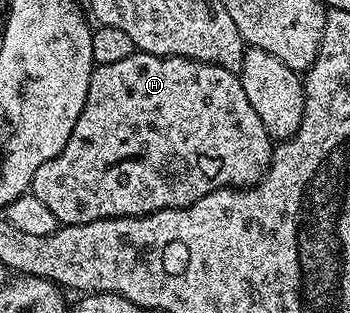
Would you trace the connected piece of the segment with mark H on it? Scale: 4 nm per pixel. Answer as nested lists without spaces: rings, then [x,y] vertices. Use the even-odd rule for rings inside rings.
[[[135,50],[135,52],[134,52],[134,54],[132,54],[132,55],[129,55],[129,56],[128,56],[128,57],[124,57],[124,61],[122,61],[122,65],[118,65],[118,75],[120,75],[120,71],[122,71],[122,67],[132,67],[132,93],[134,93],[134,95],[132,95],[132,101],[128,101],[128,99],[126,99],[126,95],[124,95],[124,97],[122,97],[122,99],[124,99],[124,101],[118,101],[118,103],[120,103],[120,105],[122,105],[122,103],[124,103],[124,105],[122,105],[122,107],[124,107],[124,109],[128,109],[128,107],[130,107],[130,105],[126,105],[126,103],[132,103],[132,107],[134,107],[134,103],[138,103],[138,105],[140,105],[140,107],[142,107],[142,109],[140,109],[140,113],[124,113],[124,117],[118,117],[118,129],[112,129],[112,133],[80,133],[80,131],[78,131],[78,130],[77,130],[77,129],[75,129],[75,127],[74,127],[74,128],[73,128],[73,129],[72,129],[72,137],[68,137],[68,141],[67,141],[67,142],[66,142],[66,144],[65,144],[65,145],[64,145],[64,149],[63,149],[63,150],[62,150],[62,151],[61,151],[61,152],[60,152],[60,153],[59,153],[59,154],[58,154],[58,155],[57,155],[57,156],[56,156],[56,157],[52,157],[52,161],[44,161],[44,165],[40,165],[40,169],[36,169],[36,177],[35,177],[35,178],[34,178],[34,181],[33,181],[33,184],[32,184],[32,192],[33,192],[33,195],[35,195],[35,196],[36,196],[36,197],[38,197],[38,198],[39,198],[39,199],[40,199],[40,201],[42,201],[42,202],[43,202],[43,203],[44,203],[44,205],[46,205],[46,206],[47,206],[47,207],[48,207],[48,210],[49,210],[49,212],[51,212],[51,213],[53,213],[53,212],[54,212],[54,211],[58,211],[58,213],[60,213],[60,217],[64,217],[64,225],[69,225],[69,224],[71,224],[71,223],[87,223],[87,222],[88,222],[88,221],[96,221],[96,220],[97,220],[97,219],[115,219],[115,218],[116,218],[116,217],[132,217],[132,216],[133,216],[133,215],[151,215],[151,214],[152,214],[152,213],[156,213],[156,212],[157,212],[157,211],[163,211],[163,210],[164,210],[164,209],[172,209],[172,208],[173,208],[173,207],[191,207],[191,206],[192,206],[192,204],[194,204],[194,203],[195,203],[195,202],[196,202],[196,201],[200,201],[200,197],[204,197],[204,196],[205,196],[205,195],[207,195],[207,194],[208,194],[208,193],[212,193],[212,192],[213,192],[213,191],[218,191],[218,190],[219,190],[219,189],[221,189],[221,188],[222,188],[222,187],[236,187],[236,188],[239,188],[239,189],[241,189],[241,188],[244,188],[244,187],[253,187],[253,186],[254,186],[254,184],[255,184],[255,183],[258,183],[258,182],[260,182],[260,181],[261,181],[261,179],[263,179],[263,177],[265,177],[265,175],[266,175],[266,171],[267,171],[267,169],[268,169],[268,168],[269,168],[269,167],[270,167],[270,159],[271,159],[271,158],[272,158],[272,156],[274,156],[274,149],[275,149],[275,144],[274,144],[274,143],[273,143],[273,142],[272,142],[272,140],[271,140],[271,138],[270,138],[270,134],[269,134],[269,133],[268,133],[268,129],[264,129],[264,121],[260,121],[260,113],[256,113],[256,110],[255,110],[255,109],[252,109],[252,104],[251,104],[251,102],[250,102],[250,101],[248,101],[248,96],[247,96],[247,94],[246,94],[246,92],[245,92],[245,91],[244,91],[244,85],[243,85],[243,84],[242,84],[242,81],[241,81],[241,78],[239,78],[239,76],[238,76],[238,75],[237,75],[237,74],[235,74],[235,72],[232,72],[232,71],[229,71],[229,70],[228,70],[228,69],[224,69],[224,68],[223,68],[223,67],[221,67],[221,66],[220,66],[220,65],[212,65],[212,64],[211,64],[211,63],[196,63],[196,62],[194,62],[194,60],[192,60],[192,59],[181,59],[181,58],[180,58],[180,57],[176,57],[176,56],[175,56],[175,55],[149,55],[149,54],[148,54],[148,53],[144,53],[144,52],[143,52],[143,51],[140,51],[140,50]],[[92,173],[94,173],[94,177],[98,177],[98,201],[96,201],[96,181],[94,181],[94,183],[92,183],[92,181],[90,181],[90,179],[86,179],[86,181],[80,181],[80,179],[76,179],[76,181],[74,181],[74,177],[80,177],[80,175],[82,175],[82,177],[84,177],[84,175],[86,175],[86,177],[92,177]]]

